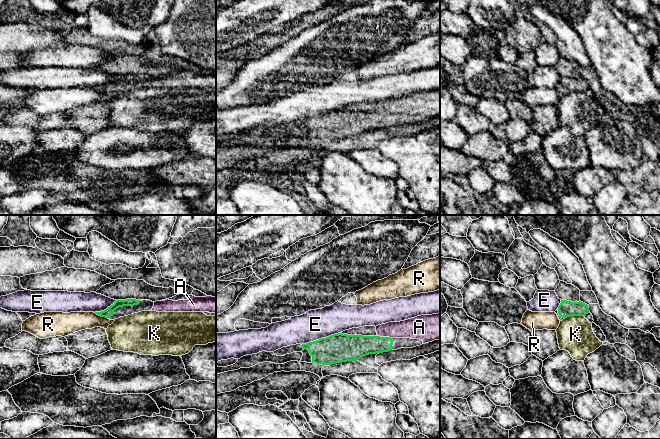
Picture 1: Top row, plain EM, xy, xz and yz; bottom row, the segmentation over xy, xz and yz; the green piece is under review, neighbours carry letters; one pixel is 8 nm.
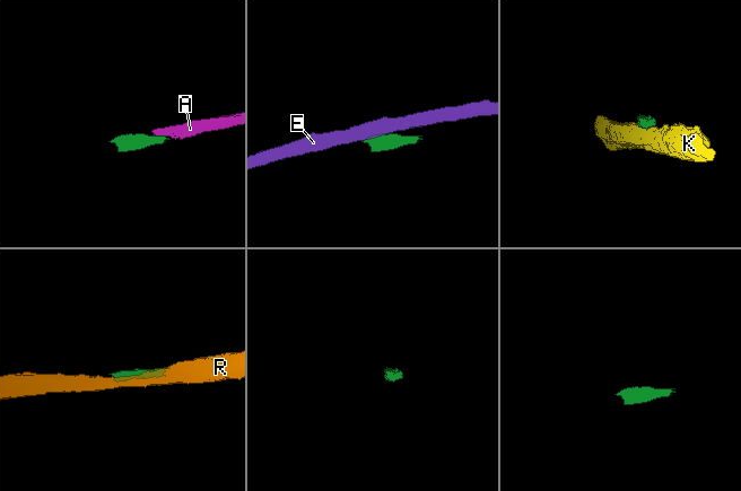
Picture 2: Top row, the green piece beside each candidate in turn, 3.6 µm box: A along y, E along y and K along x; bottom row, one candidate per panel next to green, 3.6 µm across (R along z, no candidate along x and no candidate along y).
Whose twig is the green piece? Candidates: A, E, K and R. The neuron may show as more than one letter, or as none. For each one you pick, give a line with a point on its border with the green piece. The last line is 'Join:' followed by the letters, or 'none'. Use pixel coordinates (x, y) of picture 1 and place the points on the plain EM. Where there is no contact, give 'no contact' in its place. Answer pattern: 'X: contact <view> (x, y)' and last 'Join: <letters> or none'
A: contact xz (385, 113)
Join: A

